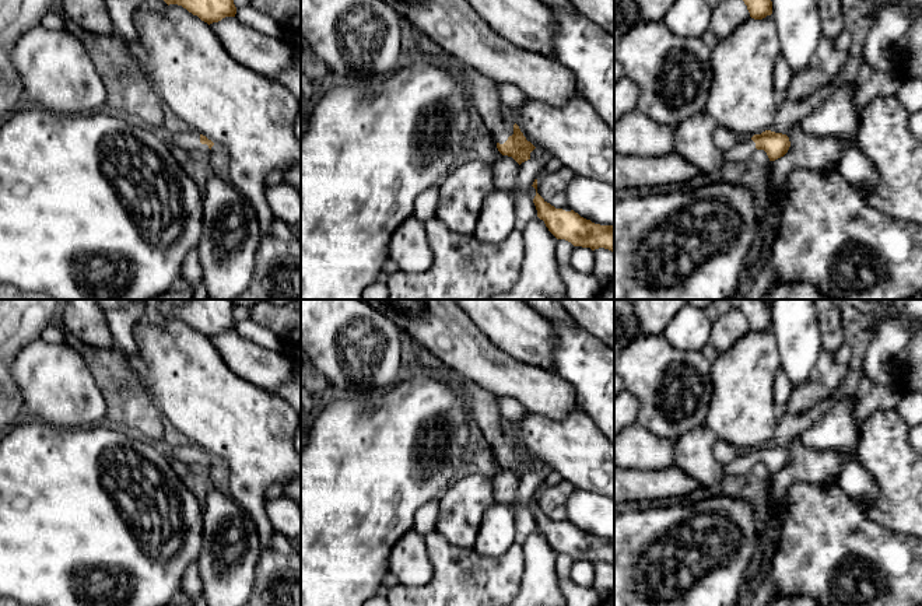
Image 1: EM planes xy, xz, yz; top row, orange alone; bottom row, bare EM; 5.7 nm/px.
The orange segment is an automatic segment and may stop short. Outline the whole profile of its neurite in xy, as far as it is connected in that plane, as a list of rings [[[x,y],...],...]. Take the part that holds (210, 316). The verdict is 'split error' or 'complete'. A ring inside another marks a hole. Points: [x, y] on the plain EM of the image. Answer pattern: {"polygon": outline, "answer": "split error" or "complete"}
{"polygon": [[[159,300],[159,311],[168,319],[182,319],[208,339],[235,330],[232,308],[231,300],[189,300],[183,305],[176,305],[173,300]]], "answer": "complete"}

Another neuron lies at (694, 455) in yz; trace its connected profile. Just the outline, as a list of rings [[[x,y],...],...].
[[[707,425],[686,432],[673,441],[674,466],[693,477],[700,486],[719,484],[726,476],[723,465],[715,459],[716,435]]]

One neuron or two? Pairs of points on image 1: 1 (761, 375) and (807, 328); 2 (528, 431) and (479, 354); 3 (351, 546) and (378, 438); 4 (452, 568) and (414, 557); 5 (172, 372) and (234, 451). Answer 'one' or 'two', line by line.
1: two
2: two
3: one
4: two
5: one

